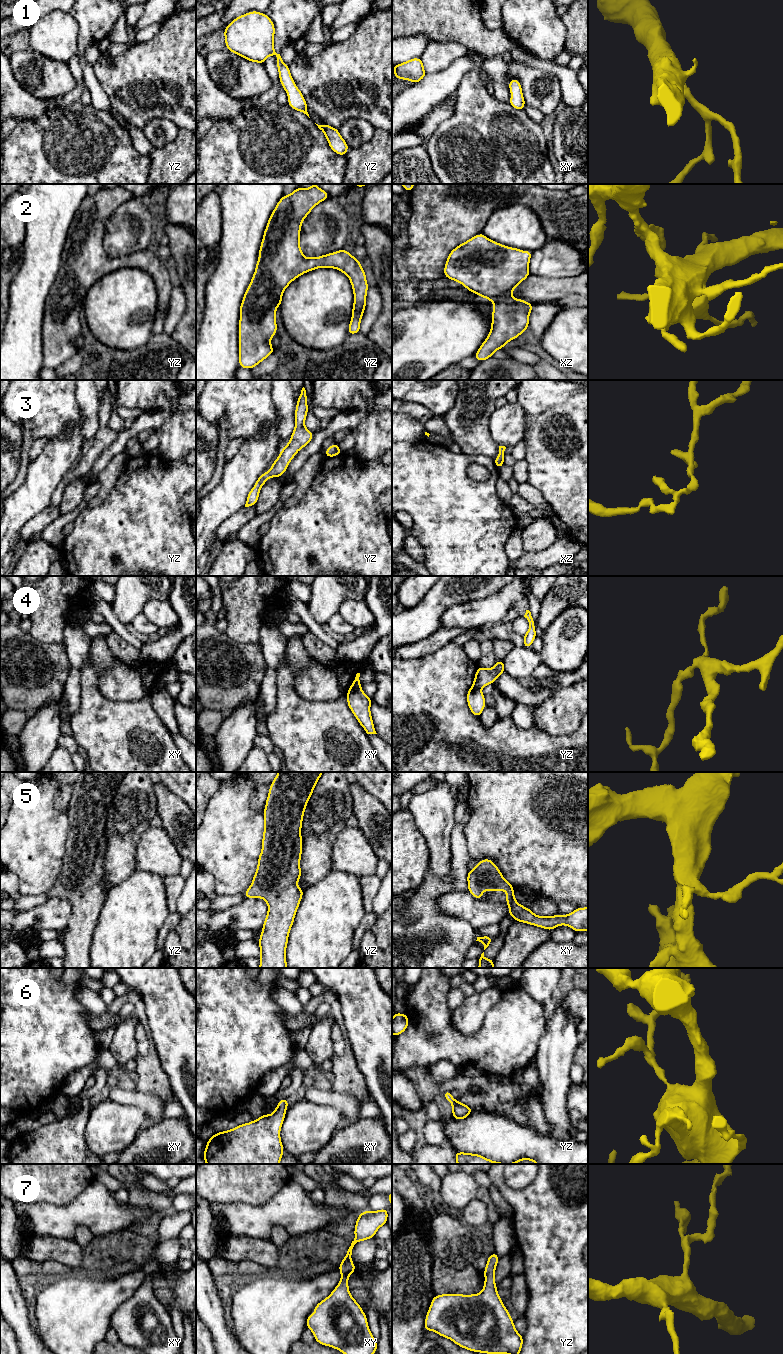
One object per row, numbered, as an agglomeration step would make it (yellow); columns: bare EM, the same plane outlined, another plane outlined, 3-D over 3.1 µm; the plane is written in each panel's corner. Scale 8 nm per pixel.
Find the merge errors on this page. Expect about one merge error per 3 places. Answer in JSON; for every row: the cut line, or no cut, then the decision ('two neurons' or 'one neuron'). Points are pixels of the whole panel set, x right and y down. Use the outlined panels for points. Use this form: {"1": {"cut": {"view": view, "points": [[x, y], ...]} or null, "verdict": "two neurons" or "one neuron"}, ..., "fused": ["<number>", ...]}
{"1": {"cut": null, "verdict": "one neuron"}, "2": {"cut": null, "verdict": "one neuron"}, "3": {"cut": null, "verdict": "one neuron"}, "4": {"cut": {"view": "xy", "points": [[352, 685], [360, 686]]}, "verdict": "two neurons"}, "5": {"cut": null, "verdict": "one neuron"}, "6": {"cut": null, "verdict": "one neuron"}, "7": {"cut": null, "verdict": "one neuron"}, "fused": ["4"]}

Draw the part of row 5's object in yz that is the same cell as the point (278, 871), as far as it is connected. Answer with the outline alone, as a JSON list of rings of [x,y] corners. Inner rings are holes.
[[[278,772],[269,789],[264,808],[262,851],[253,882],[244,893],[245,898],[262,898],[268,904],[268,913],[258,941],[261,951],[259,968],[287,968],[288,936],[304,892],[297,886],[302,875],[300,859],[303,815],[322,774],[323,772]]]

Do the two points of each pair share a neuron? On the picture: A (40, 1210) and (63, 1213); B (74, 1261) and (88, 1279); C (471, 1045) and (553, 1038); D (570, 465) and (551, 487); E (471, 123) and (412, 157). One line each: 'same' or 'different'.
A: same
B: different
C: different
D: same
E: different

